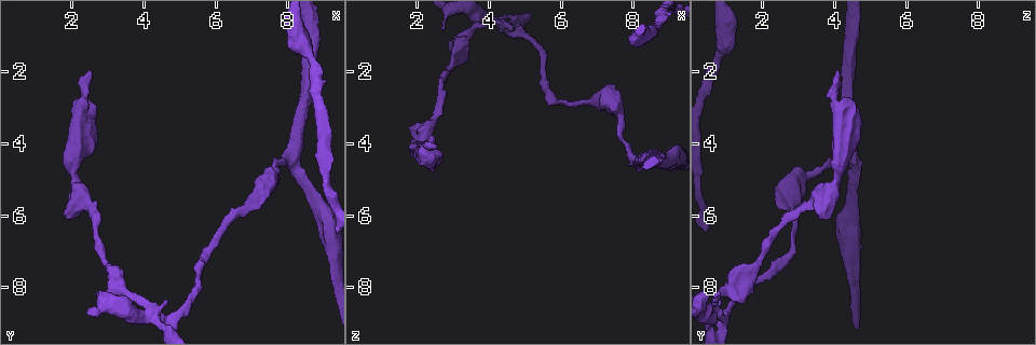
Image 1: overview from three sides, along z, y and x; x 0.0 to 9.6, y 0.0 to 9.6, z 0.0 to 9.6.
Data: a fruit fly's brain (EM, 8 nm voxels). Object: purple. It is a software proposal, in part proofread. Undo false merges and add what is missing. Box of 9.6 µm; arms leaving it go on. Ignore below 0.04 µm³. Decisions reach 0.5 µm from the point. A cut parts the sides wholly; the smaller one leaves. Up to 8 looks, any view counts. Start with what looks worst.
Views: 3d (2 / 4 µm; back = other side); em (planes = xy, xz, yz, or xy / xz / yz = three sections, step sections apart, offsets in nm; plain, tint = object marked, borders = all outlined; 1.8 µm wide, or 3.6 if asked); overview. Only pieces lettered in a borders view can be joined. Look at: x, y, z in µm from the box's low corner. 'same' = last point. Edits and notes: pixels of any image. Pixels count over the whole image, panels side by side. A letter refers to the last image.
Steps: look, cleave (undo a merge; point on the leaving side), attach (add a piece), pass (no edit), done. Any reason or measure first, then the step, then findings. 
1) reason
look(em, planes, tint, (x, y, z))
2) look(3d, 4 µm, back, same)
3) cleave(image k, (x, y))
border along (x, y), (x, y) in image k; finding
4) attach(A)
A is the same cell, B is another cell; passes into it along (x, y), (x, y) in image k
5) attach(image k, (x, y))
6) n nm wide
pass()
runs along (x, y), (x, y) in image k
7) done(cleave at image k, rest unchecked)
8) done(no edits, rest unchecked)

three arms meet
look(em, yz, step 8, borders, (4.30, 8.65, 0.70))

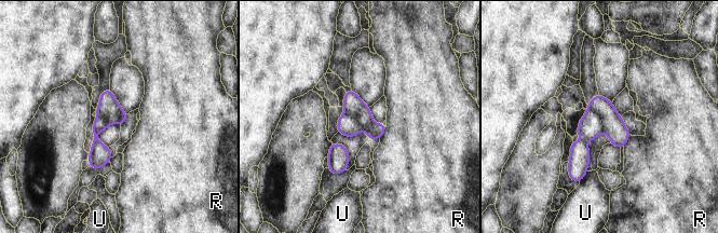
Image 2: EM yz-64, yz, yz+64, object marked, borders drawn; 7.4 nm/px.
R touches over 120 nm
cleave(image 2, (590, 127))
R and U are other cells; two neurons meet here

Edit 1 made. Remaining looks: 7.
long arm stops here
look(em, planes, plain, (2.55, 1.95, 4.10))

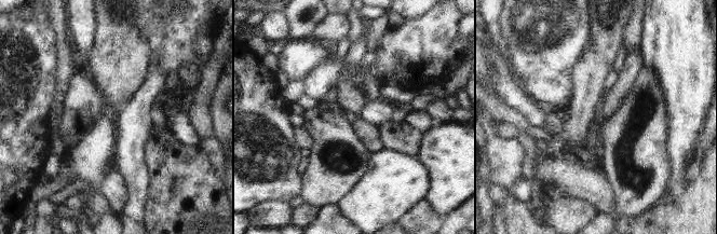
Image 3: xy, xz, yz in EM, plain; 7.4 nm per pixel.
what lies round it
look(em, planes, borders, same)

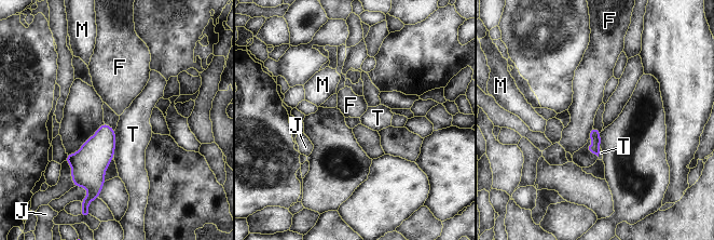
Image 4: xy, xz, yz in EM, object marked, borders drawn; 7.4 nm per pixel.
pass()
F, J, M and T are other cells; border along (592, 125), (588, 138) in image 4; no lettered piece goes on from it

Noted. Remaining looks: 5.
branch stops here
look(em, planes, borders, (1.80, 5.90, 3.50))

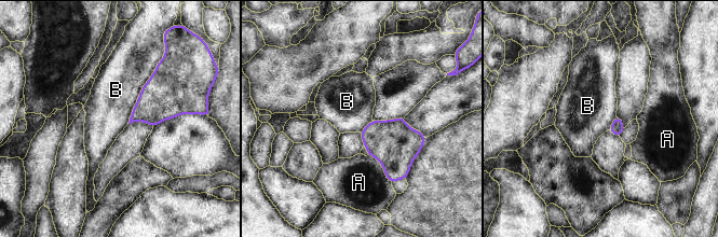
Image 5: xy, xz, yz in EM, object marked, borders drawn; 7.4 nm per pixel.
pass()
A and B are other cells; border along (162, 58), (143, 86), (127, 123) in image 5; no lettered piece goes on from it

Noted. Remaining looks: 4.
done(cleave at image 2, rest unchecked)

